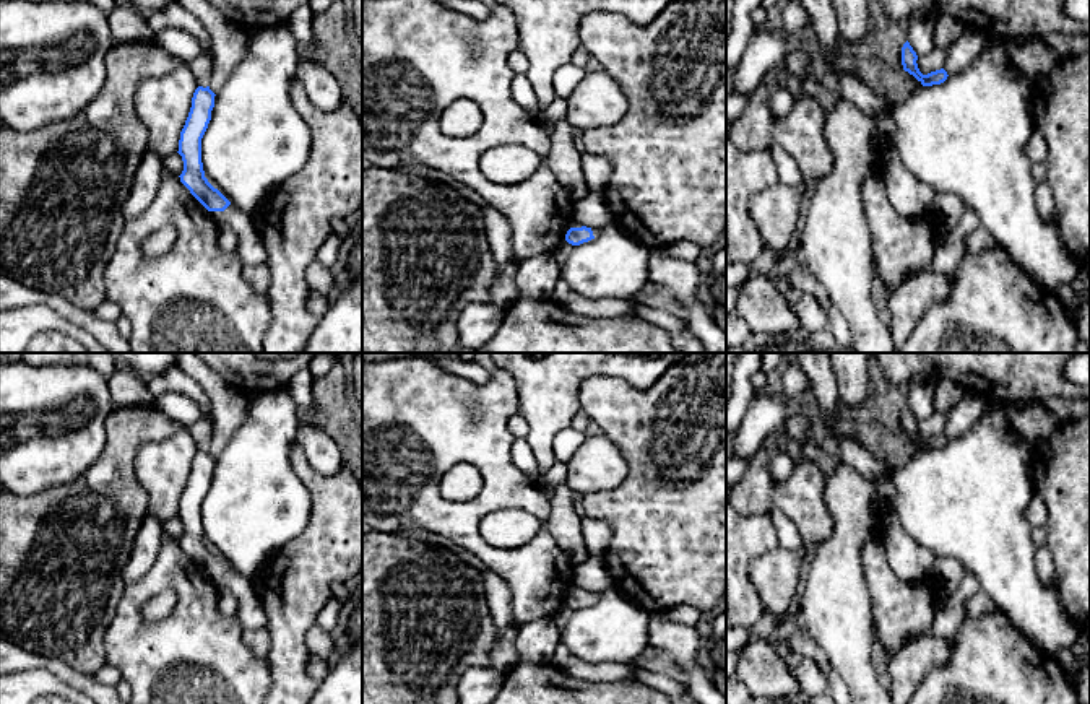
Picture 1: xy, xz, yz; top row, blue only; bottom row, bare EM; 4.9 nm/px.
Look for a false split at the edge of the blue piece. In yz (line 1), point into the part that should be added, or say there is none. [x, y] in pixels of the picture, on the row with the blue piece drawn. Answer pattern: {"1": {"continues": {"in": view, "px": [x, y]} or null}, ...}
{"1": {"continues": null}}

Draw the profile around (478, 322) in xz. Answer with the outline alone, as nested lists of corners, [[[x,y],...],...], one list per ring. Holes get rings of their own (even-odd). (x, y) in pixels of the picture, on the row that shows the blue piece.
[[[468,302],[458,315],[458,346],[479,350],[499,330],[505,309],[494,302]]]

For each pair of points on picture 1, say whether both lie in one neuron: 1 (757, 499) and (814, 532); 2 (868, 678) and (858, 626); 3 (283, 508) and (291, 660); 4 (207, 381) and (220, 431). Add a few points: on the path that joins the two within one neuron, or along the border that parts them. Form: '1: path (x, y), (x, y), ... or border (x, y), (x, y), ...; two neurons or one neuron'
1: path (772, 499), (785, 499), (803, 517); one neuron
2: path (858, 665), (858, 639); one neuron
3: border (309, 516), (309, 522), (257, 571); two neurons
4: path (220, 394), (221, 418); one neuron

